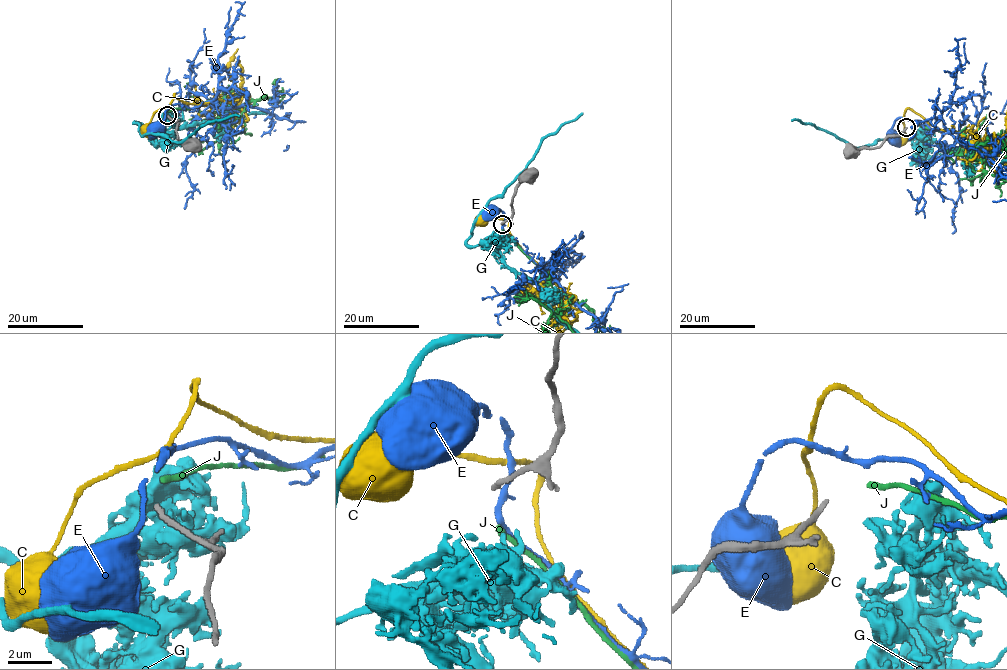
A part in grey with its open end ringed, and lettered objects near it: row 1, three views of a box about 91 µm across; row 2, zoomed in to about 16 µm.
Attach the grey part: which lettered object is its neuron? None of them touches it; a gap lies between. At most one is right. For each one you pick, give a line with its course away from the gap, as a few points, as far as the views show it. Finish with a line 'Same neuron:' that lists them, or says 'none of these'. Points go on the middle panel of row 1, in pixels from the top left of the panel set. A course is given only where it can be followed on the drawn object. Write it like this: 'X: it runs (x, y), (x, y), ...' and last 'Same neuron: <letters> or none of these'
Same neuron: none of these

